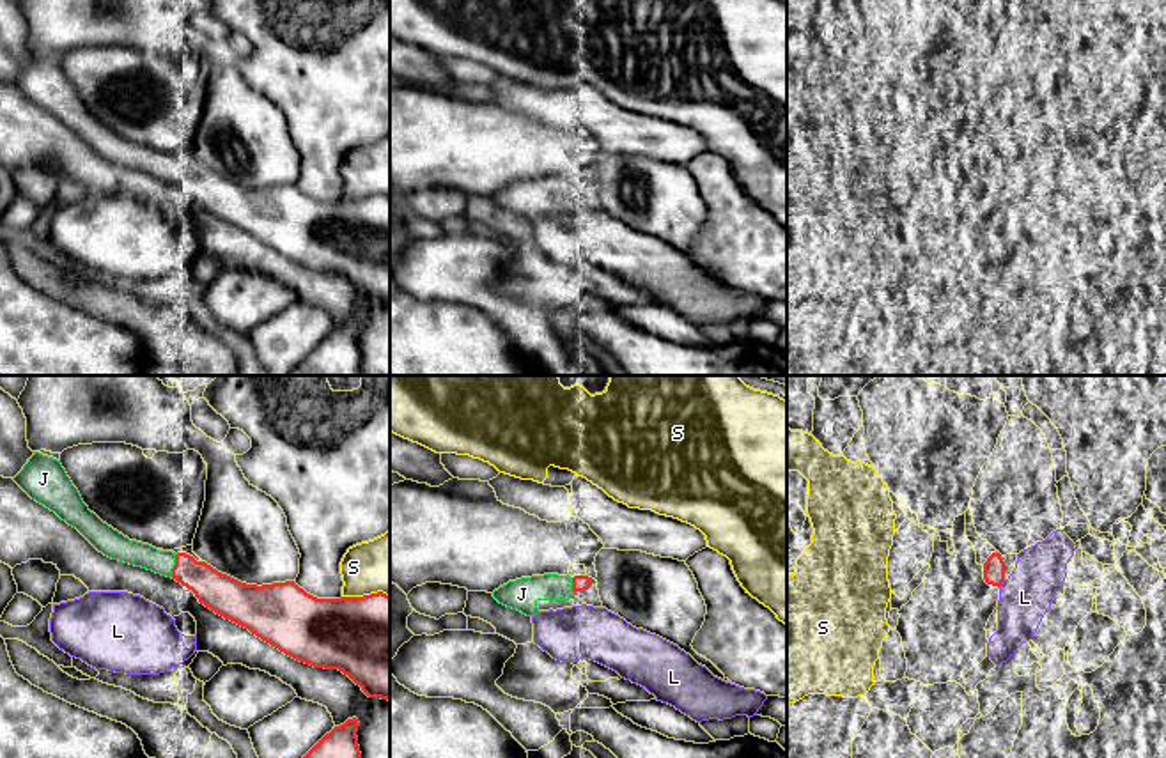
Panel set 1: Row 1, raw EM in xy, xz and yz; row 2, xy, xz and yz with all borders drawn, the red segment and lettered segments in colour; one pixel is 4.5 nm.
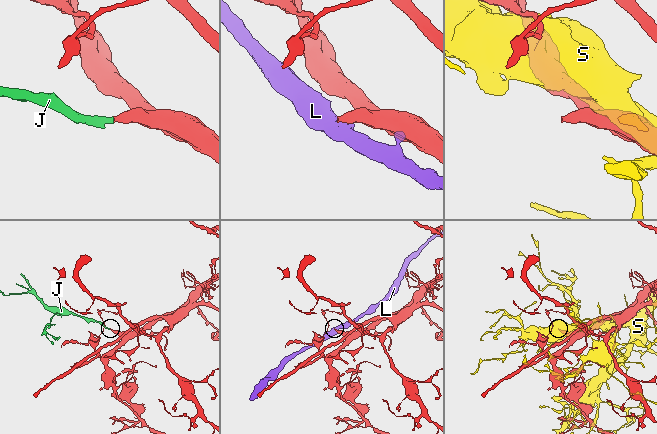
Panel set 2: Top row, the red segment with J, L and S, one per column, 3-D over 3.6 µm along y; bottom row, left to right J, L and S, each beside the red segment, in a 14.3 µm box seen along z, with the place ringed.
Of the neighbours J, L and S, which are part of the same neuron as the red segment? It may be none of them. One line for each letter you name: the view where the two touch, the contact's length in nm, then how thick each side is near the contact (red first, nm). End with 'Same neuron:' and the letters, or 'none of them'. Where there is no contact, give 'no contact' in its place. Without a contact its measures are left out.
J: contact in xy; length 110 nm; calibres 170 and 110 nm
Same neuron: J

